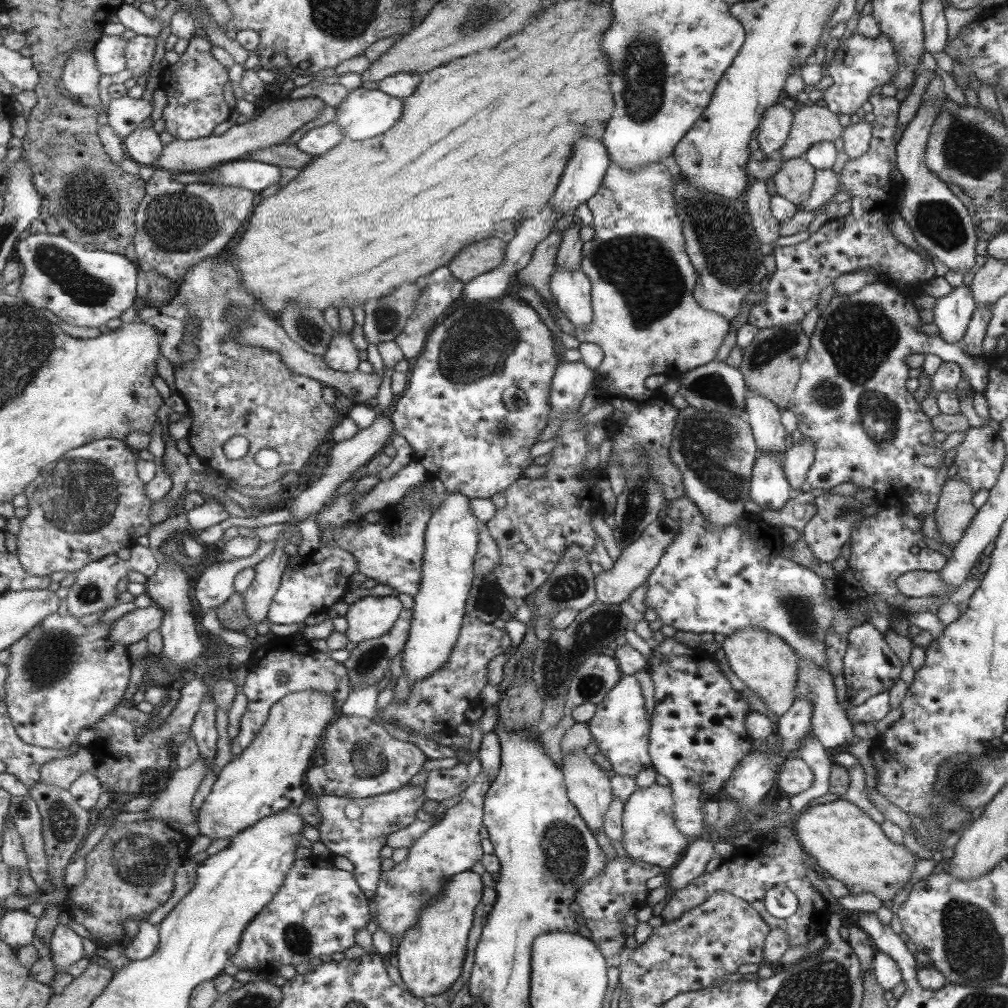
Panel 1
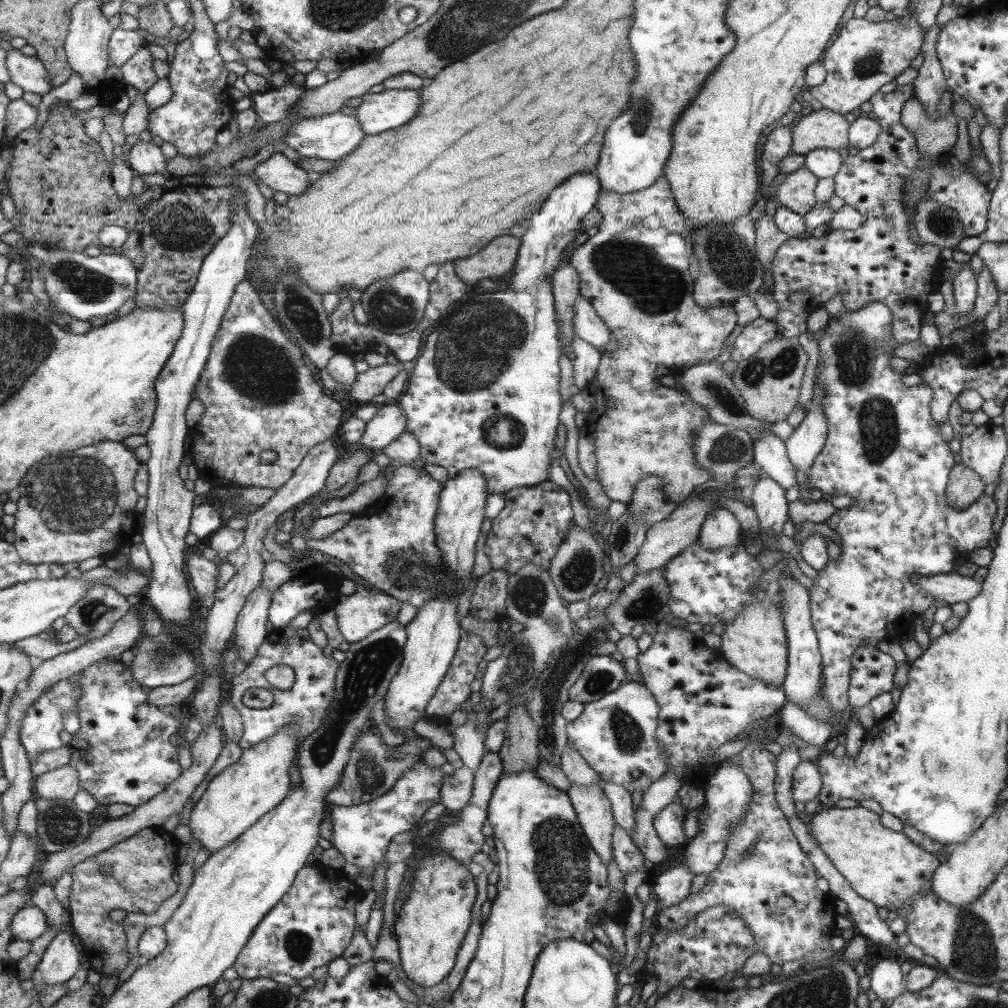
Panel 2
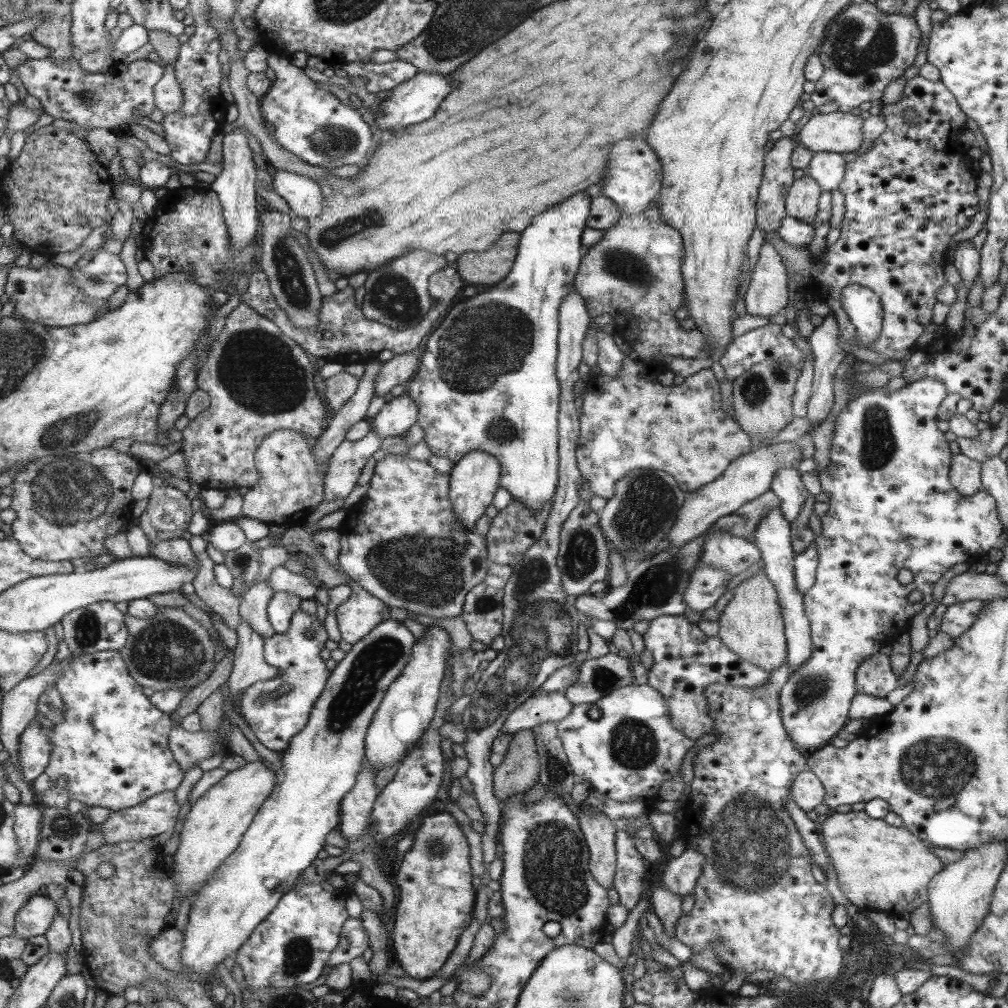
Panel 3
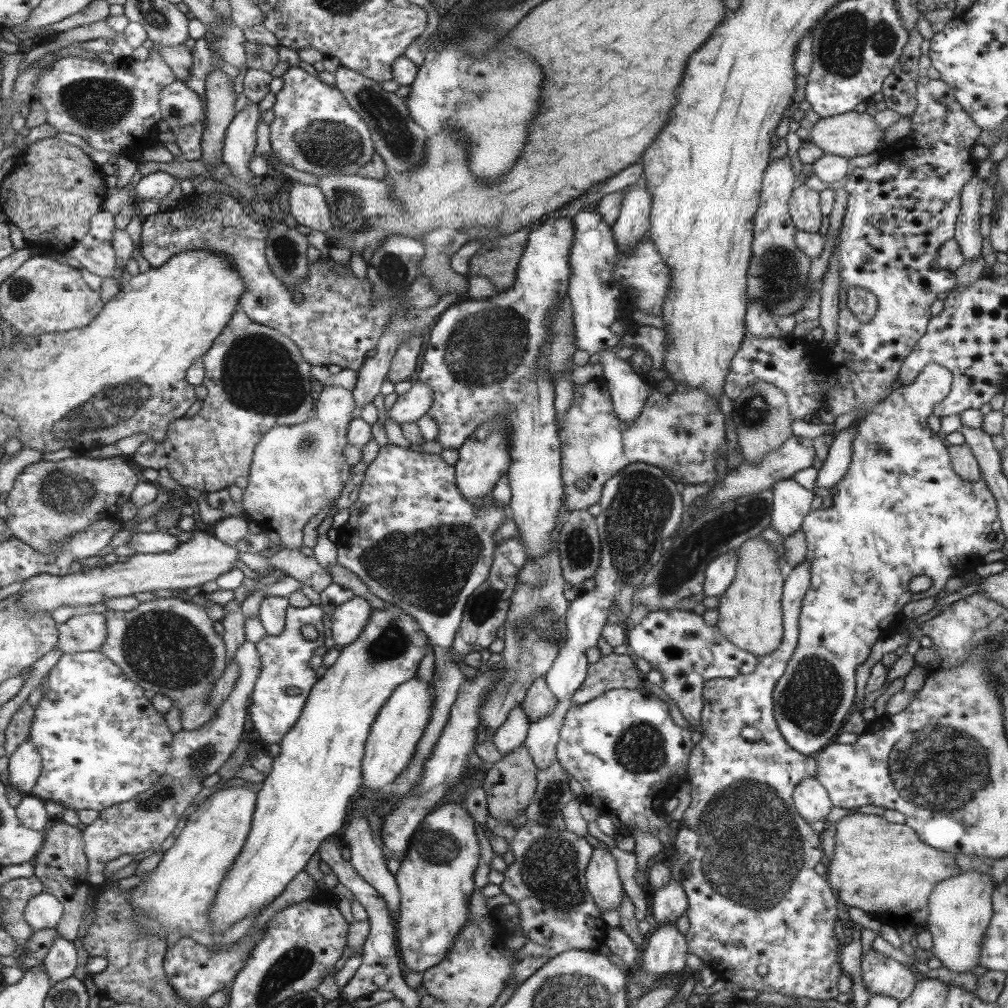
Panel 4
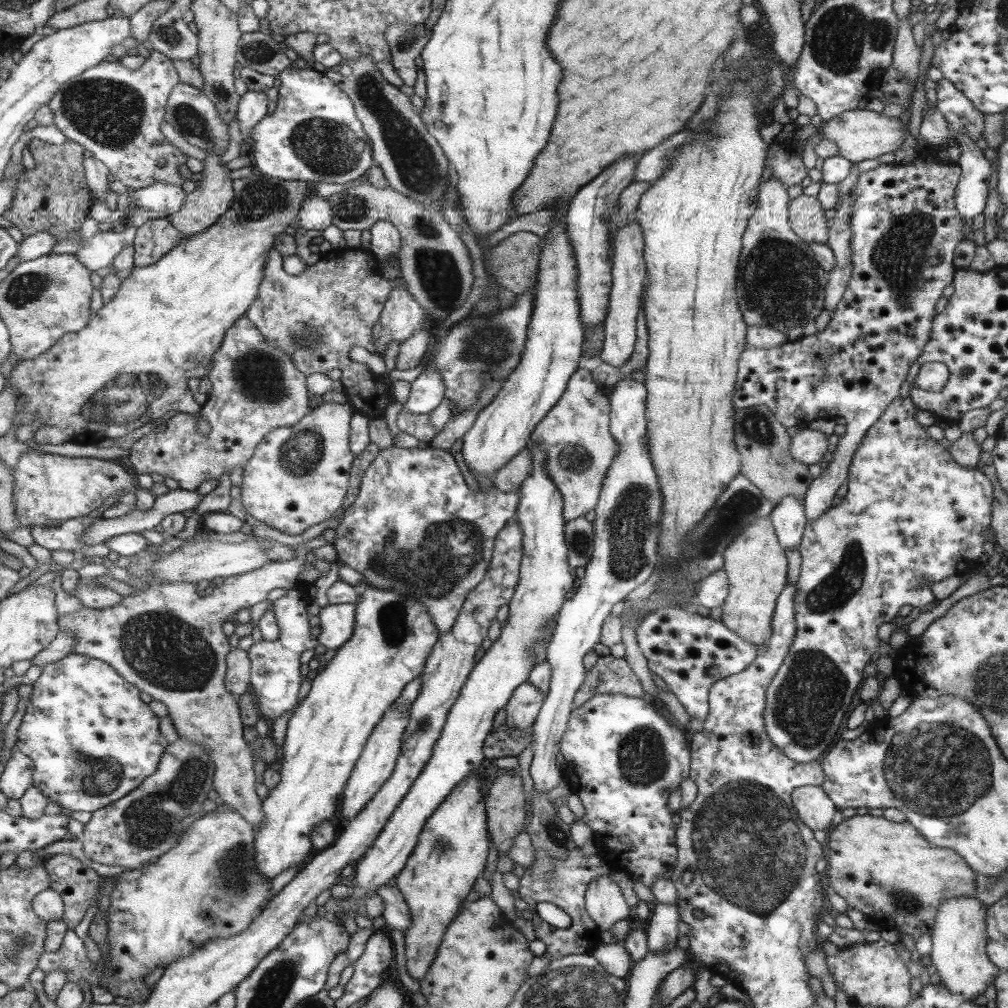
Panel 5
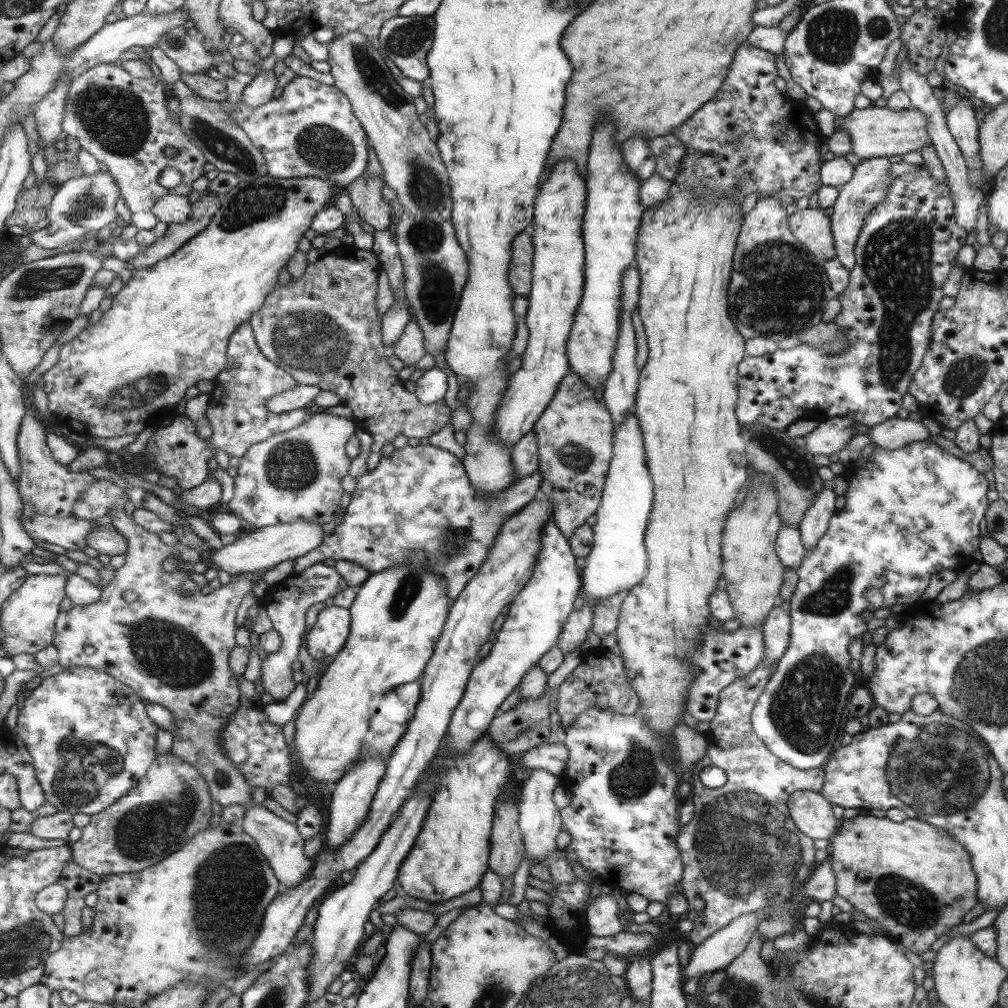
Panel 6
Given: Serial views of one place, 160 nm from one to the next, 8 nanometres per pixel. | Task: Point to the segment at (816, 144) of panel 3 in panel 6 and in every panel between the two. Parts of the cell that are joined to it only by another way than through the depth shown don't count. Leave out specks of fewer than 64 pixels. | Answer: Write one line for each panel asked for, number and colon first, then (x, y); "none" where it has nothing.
4: (850, 134)
5: (859, 134)
6: (875, 132)

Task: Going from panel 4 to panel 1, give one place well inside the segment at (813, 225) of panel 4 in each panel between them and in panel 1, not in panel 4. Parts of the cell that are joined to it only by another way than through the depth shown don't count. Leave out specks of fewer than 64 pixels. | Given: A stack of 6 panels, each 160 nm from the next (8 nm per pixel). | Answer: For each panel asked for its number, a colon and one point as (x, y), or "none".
1: (794, 181)
2: (796, 193)
3: (801, 202)

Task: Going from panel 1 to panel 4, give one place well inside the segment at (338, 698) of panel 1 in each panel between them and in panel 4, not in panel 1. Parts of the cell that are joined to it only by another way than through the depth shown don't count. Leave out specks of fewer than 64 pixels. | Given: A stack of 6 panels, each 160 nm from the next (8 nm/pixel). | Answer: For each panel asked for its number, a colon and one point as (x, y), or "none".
2: (304, 705)
3: (275, 722)
4: (273, 711)

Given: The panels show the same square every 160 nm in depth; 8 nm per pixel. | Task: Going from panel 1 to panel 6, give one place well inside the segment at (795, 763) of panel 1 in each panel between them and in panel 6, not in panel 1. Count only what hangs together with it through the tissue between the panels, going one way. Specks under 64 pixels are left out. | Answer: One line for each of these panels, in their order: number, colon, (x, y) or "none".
2: (806, 784)
3: (806, 791)
4: (811, 799)
5: (815, 808)
6: (811, 813)

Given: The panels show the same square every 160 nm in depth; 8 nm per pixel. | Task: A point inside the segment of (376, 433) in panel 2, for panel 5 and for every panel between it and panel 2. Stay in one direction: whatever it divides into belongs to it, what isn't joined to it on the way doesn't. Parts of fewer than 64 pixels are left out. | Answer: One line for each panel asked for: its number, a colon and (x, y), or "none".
3: (397, 415)
4: (413, 404)
5: (427, 390)

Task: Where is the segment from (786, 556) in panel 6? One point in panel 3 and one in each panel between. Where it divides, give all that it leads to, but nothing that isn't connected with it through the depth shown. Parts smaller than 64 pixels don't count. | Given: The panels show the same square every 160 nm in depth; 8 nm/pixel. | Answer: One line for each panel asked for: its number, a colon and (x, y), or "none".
3: (788, 484)
4: (790, 502)
5: (788, 518)

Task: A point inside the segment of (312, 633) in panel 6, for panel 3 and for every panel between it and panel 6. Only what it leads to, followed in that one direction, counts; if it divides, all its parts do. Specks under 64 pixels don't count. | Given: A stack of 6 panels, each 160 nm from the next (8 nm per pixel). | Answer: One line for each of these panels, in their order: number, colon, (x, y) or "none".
3: (362, 611)
4: (347, 620)
5: (336, 621)

